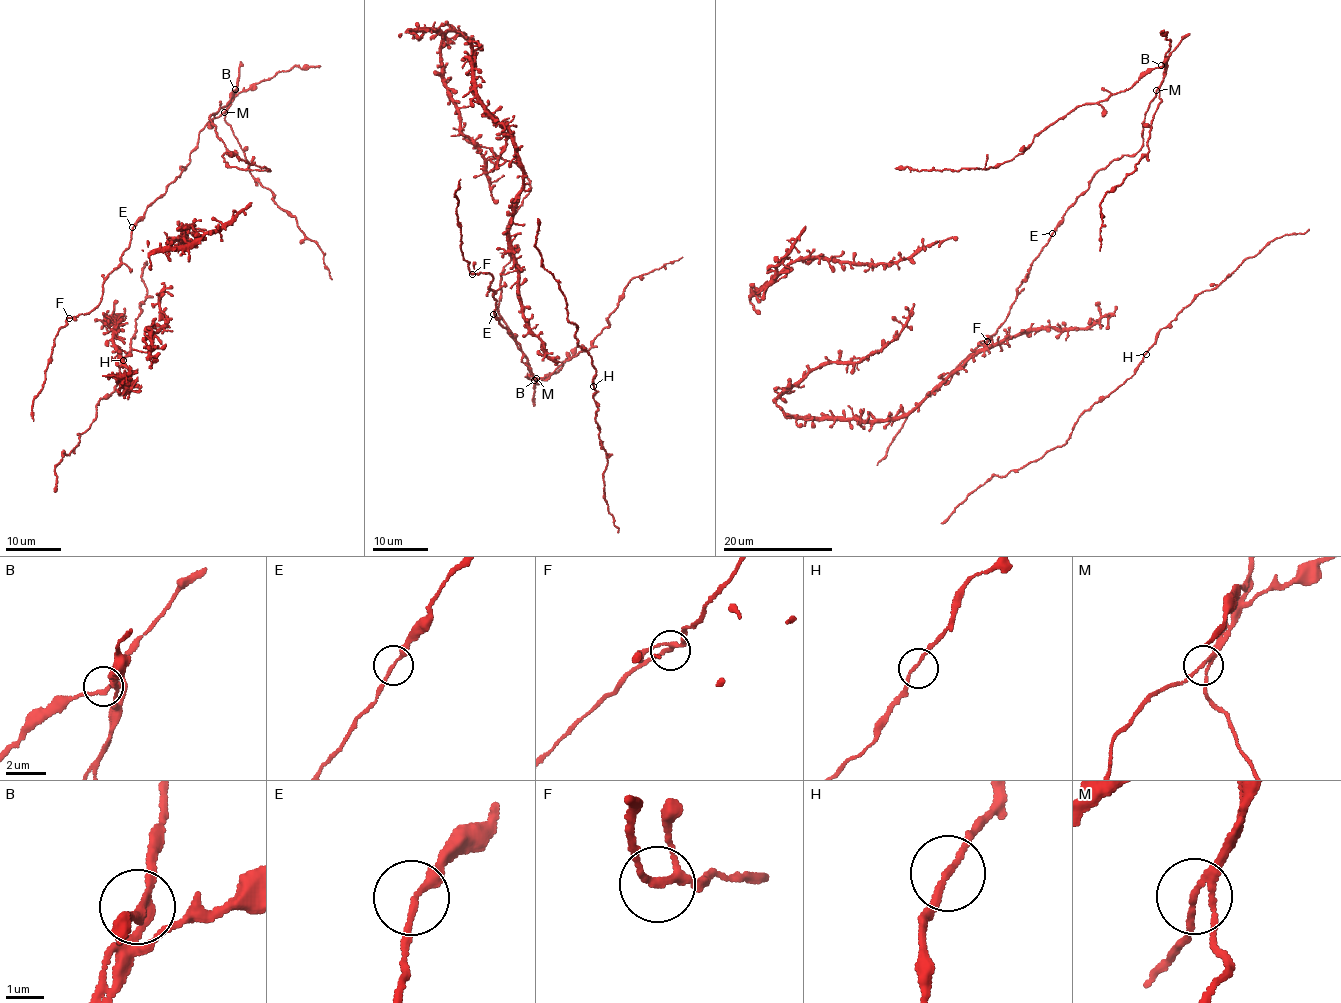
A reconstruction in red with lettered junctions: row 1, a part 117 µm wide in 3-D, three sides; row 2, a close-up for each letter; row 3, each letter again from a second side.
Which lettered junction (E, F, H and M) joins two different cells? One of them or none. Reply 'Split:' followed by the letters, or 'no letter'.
Split: M

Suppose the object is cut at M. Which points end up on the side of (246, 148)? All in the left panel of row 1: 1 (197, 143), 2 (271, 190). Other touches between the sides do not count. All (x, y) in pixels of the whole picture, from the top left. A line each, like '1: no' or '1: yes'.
1: no
2: yes

